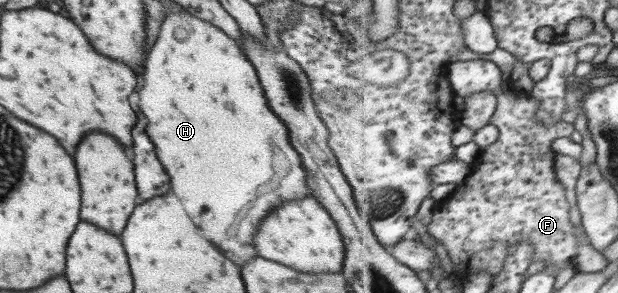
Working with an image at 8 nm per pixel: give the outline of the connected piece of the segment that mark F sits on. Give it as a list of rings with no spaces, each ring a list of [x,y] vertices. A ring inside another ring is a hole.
[[[483,59],[455,61],[450,65],[450,81],[452,87],[454,88],[455,95],[461,96],[462,98],[465,95],[479,93],[483,90],[491,90],[497,94],[497,109],[493,114],[493,117],[491,117],[490,123],[499,127],[500,135],[499,139],[497,139],[491,147],[487,147],[482,150],[477,158],[477,161],[473,163],[473,172],[463,182],[458,184],[457,189],[451,193],[450,197],[445,201],[444,206],[441,206],[433,211],[431,222],[427,225],[427,231],[429,231],[437,242],[443,244],[443,247],[447,248],[447,254],[449,254],[449,258],[453,260],[453,264],[457,266],[457,270],[466,276],[471,274],[471,272],[475,269],[487,270],[491,272],[493,277],[497,276],[497,273],[501,272],[501,270],[503,270],[503,266],[506,265],[507,257],[510,257],[510,247],[519,242],[527,242],[527,240],[535,246],[533,261],[544,261],[546,269],[551,271],[551,274],[555,274],[556,276],[556,274],[561,271],[561,268],[565,266],[573,267],[575,268],[575,272],[579,273],[579,270],[576,269],[578,267],[576,264],[578,238],[576,236],[575,227],[573,227],[573,223],[571,223],[571,215],[569,215],[571,205],[569,205],[569,201],[565,199],[565,187],[557,181],[557,175],[555,175],[555,169],[553,169],[553,159],[555,159],[555,153],[553,153],[553,149],[551,149],[551,143],[553,143],[553,140],[560,137],[571,137],[571,133],[575,133],[575,125],[573,125],[573,122],[567,123],[567,121],[559,121],[559,123],[555,123],[555,125],[547,127],[547,123],[543,123],[543,121],[538,117],[539,101],[537,101],[537,99],[527,99],[525,95],[507,95],[507,93],[503,91],[503,72],[501,72],[501,67],[493,63],[493,61]]]

